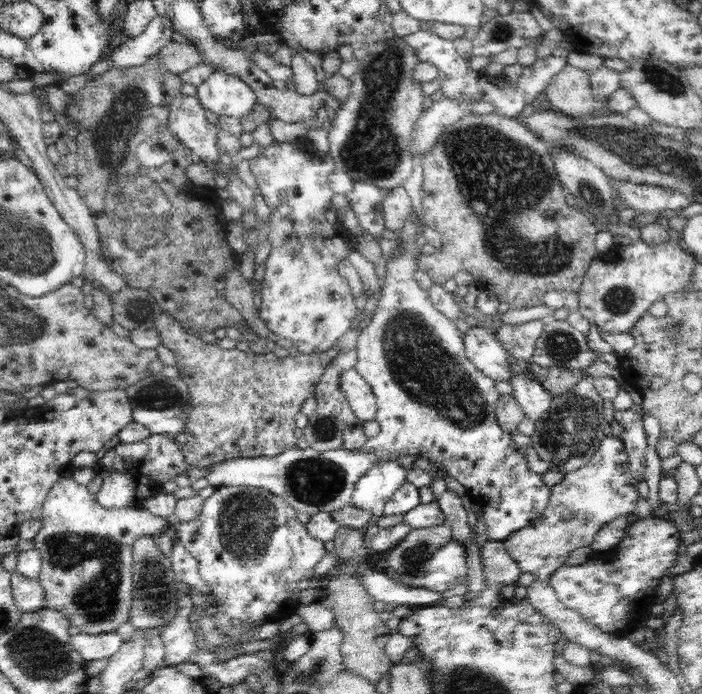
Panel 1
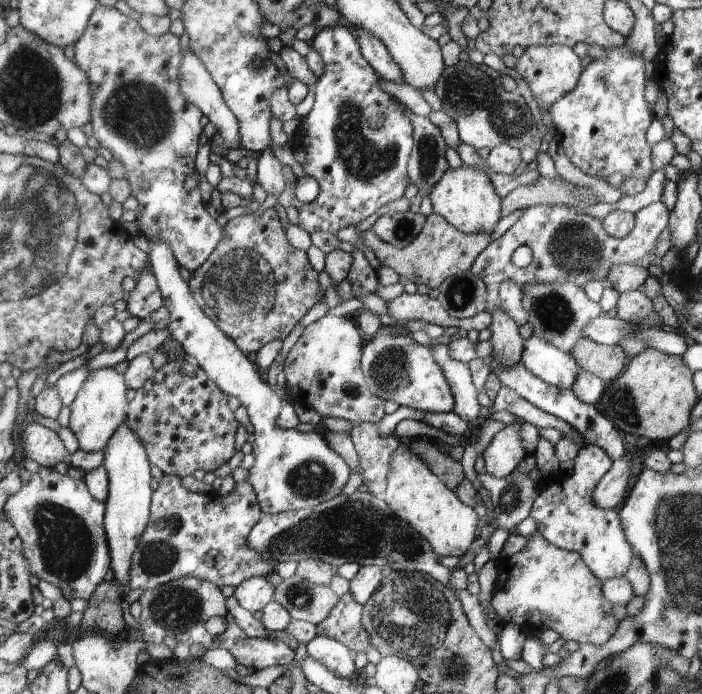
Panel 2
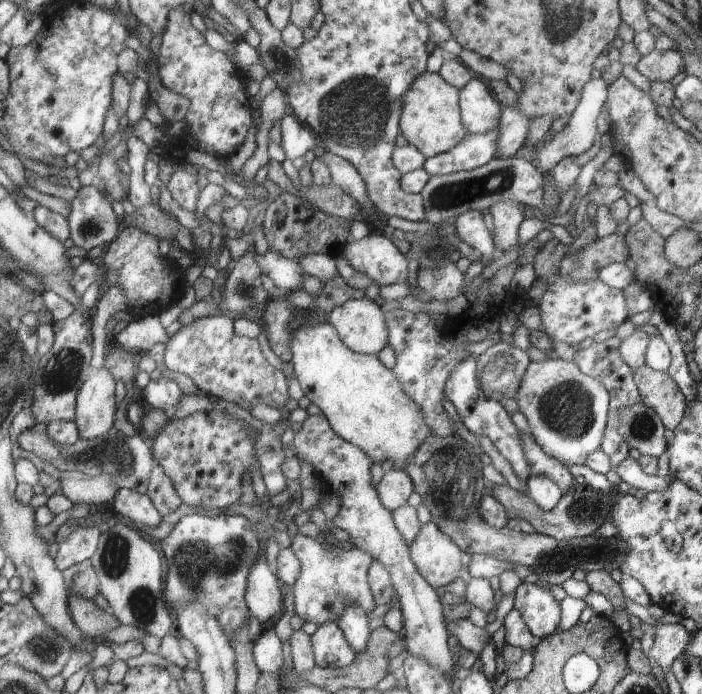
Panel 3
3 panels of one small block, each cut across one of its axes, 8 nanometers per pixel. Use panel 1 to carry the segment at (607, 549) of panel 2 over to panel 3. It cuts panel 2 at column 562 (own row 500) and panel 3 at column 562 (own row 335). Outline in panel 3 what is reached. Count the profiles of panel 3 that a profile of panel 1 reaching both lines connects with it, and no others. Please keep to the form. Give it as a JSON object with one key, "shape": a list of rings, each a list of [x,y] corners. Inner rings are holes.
{"shape":[[[555,355],[542,361],[532,360],[524,372],[515,400],[518,410],[526,417],[532,438],[548,456],[557,458],[566,466],[584,465],[586,458],[600,449],[600,438],[604,436],[606,422],[610,422],[609,390],[600,384],[598,378],[583,373],[574,361],[563,360]]]}

